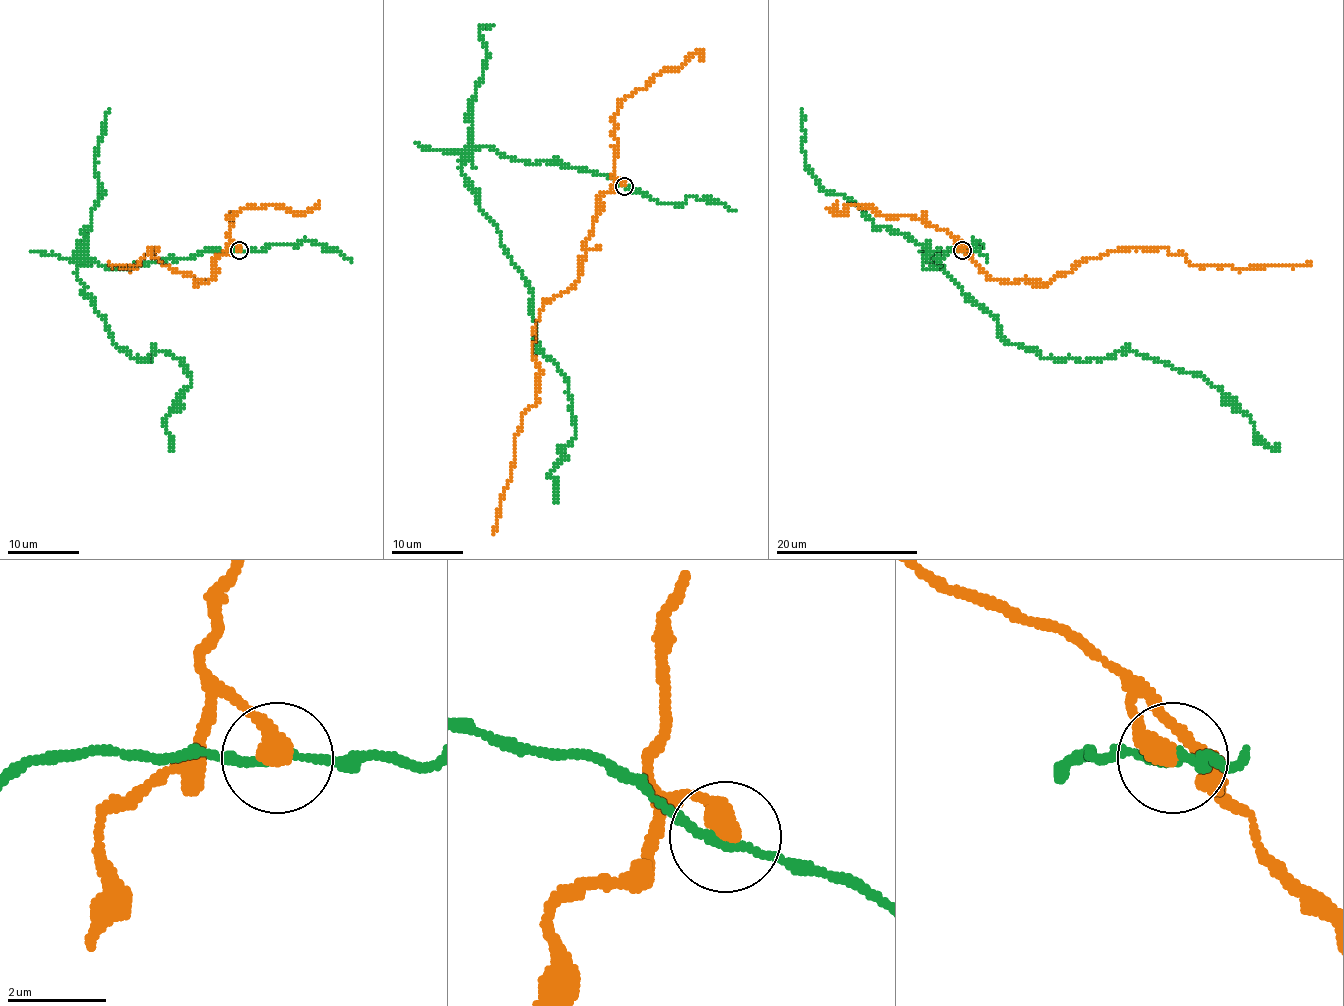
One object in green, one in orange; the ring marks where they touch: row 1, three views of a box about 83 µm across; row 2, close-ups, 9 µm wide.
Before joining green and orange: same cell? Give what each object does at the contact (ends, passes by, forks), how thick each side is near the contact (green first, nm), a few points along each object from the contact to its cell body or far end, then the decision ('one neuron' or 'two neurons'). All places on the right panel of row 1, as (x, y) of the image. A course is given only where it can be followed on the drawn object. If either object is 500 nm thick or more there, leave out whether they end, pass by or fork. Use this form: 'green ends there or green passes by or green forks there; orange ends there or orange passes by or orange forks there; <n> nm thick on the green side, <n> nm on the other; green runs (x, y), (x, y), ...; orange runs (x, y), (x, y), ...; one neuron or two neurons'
green passes by; orange ends there; 170 nm thick on the green side, 480 nm on the other; green runs (963, 250), (925, 268), (923, 254), (1009, 343), (1044, 359), (1133, 350), (1199, 373), (1269, 446), (1279, 444); orange runs (963, 250), (957, 241), (991, 280), (1050, 284), (1080, 261), (1119, 248), (1160, 248), (1199, 266), (1312, 263); two neurons

